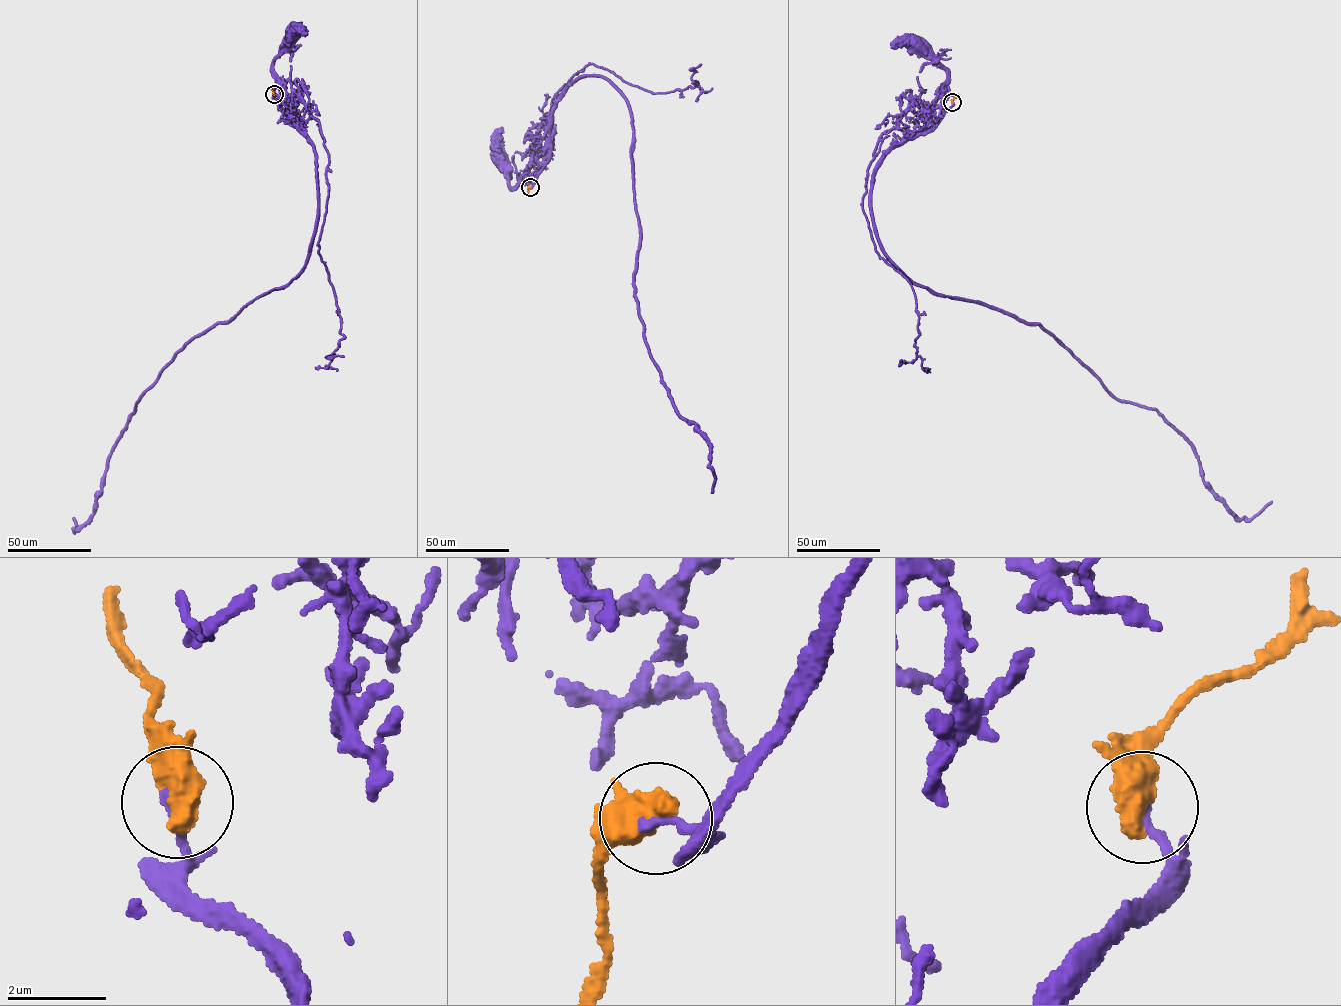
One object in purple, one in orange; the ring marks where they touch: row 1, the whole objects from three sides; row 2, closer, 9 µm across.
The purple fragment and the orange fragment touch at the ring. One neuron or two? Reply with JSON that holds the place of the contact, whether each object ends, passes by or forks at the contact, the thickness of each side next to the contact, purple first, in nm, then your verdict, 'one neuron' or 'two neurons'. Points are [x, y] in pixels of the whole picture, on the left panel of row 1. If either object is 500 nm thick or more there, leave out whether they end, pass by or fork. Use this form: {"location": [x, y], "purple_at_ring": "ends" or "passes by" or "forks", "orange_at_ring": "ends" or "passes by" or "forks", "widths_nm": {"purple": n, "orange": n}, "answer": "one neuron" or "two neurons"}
{"location": [274, 94], "widths_nm": {"purple": 220, "orange": 700}, "answer": "two neurons"}

